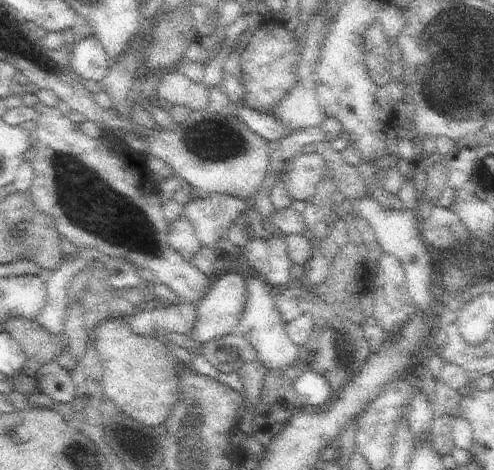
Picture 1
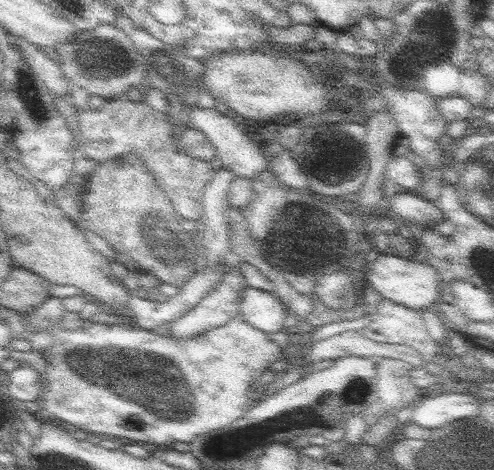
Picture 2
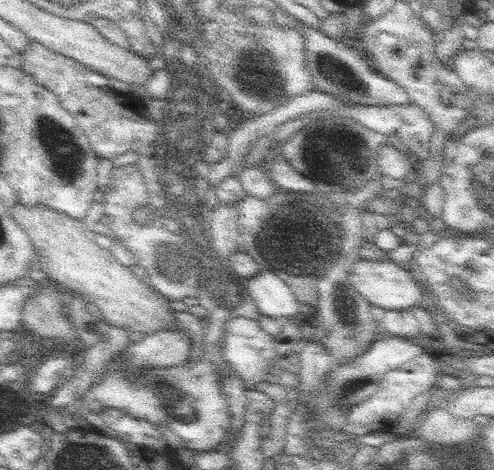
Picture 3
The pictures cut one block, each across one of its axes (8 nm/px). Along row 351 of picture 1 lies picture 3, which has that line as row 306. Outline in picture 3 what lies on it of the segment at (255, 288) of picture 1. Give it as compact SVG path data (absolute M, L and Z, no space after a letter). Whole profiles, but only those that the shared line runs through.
M259 272L255 278L251 278L247 282L247 294L253 298L257 310L277 322L285 322L285 320L295 320L299 318L299 302L295 298L295 294L289 290L289 286L285 282L281 282L275 274L271 272Z

